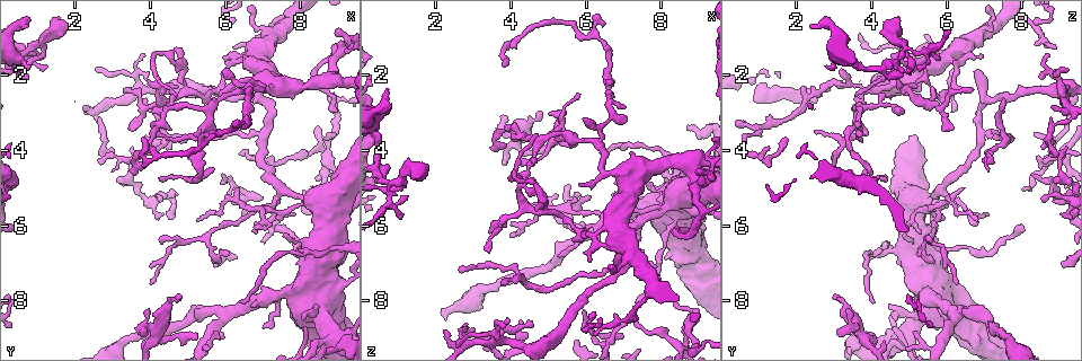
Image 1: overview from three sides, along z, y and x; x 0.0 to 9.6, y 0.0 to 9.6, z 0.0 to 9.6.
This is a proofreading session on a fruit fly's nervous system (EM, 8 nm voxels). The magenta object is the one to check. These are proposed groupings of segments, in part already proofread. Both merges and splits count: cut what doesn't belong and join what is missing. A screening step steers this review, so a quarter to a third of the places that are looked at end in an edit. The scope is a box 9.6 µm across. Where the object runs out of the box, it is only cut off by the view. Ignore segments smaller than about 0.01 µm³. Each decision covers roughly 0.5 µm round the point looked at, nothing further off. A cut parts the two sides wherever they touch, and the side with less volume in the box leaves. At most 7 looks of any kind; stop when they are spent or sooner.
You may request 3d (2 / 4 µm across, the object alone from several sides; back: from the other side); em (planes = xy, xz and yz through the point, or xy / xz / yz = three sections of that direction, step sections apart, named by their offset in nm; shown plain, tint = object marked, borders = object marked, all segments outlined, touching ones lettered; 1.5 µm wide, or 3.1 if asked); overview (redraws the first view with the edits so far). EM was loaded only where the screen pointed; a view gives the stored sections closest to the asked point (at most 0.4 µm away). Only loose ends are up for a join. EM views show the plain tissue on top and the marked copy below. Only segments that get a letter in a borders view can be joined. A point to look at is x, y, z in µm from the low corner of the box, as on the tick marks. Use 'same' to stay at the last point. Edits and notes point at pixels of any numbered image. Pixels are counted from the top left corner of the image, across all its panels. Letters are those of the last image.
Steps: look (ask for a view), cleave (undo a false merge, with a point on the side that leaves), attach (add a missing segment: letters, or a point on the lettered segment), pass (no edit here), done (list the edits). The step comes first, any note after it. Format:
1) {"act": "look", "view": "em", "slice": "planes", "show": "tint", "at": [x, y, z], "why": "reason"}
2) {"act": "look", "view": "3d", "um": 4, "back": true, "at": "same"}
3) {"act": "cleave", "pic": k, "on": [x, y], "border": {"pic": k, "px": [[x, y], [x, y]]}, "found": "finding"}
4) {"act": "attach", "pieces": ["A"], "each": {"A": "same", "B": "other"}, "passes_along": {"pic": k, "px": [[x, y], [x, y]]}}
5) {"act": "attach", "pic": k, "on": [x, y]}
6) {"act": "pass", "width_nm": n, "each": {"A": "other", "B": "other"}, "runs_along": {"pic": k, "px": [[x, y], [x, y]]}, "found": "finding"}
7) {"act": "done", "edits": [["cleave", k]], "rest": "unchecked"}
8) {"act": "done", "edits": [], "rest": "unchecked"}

{"act": "look", "view": "3d", "um": 2, "back": true, "at": [5.25, 8.95, 3.80], "why": "tapers out"}

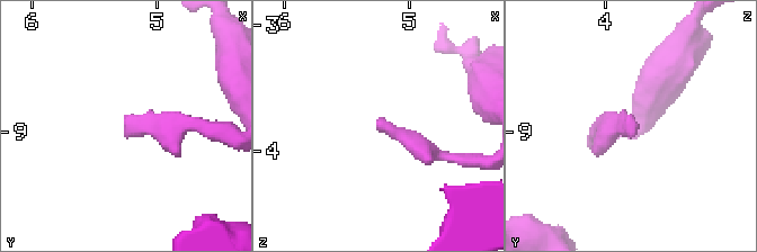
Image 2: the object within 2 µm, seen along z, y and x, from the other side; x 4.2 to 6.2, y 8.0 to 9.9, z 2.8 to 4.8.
{"act": "look", "view": "em", "slice": "xy", "step": 4, "show": "borders", "at": [5.26, 8.96, 3.76], "why": "now the EM"}

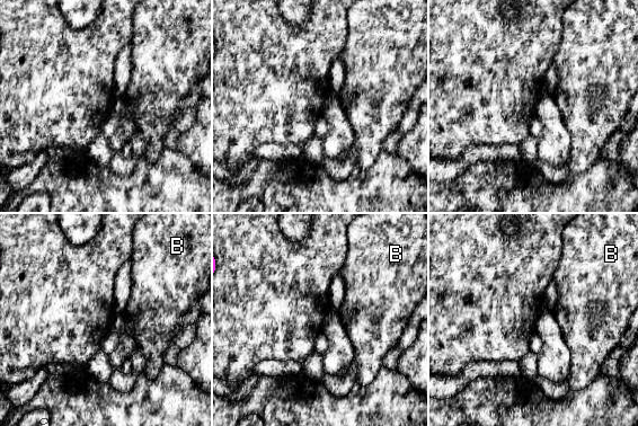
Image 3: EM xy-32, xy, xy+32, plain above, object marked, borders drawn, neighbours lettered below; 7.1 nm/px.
{"act": "look", "view": "em", "slice": "planes", "show": "borders", "at": "same", "why": "another direction"}

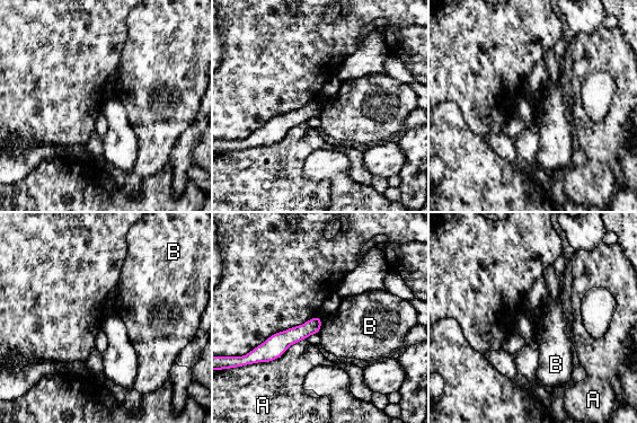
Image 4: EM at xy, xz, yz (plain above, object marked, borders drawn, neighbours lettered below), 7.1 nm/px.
{"act": "pass", "width_nm": 110, "each": {"A": "other", "B": "other"}, "border": {"pic": 4, "px": [[321, 317], [321, 327], [318, 333]]}, "found": "none of them fits"}

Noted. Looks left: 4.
{"act": "look", "view": "em", "slice": "xz", "step": 8, "show": "borders", "at": [7.35, 5.80, 6.00], "why": "branch stops here"}

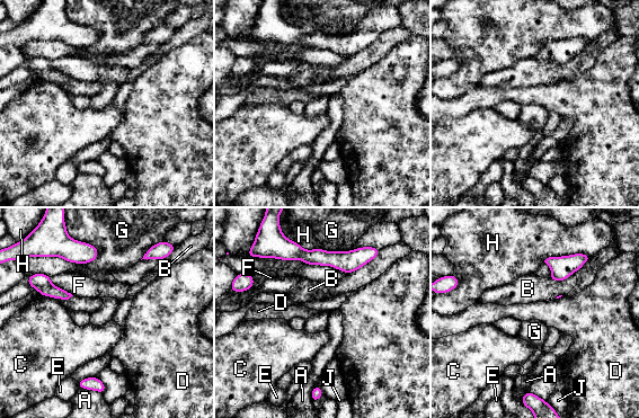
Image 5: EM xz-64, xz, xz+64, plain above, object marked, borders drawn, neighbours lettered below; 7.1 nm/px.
{"act": "look", "view": "em", "slice": "xy", "step": 8, "show": "borders", "at": "same", "why": "cut it another way"}

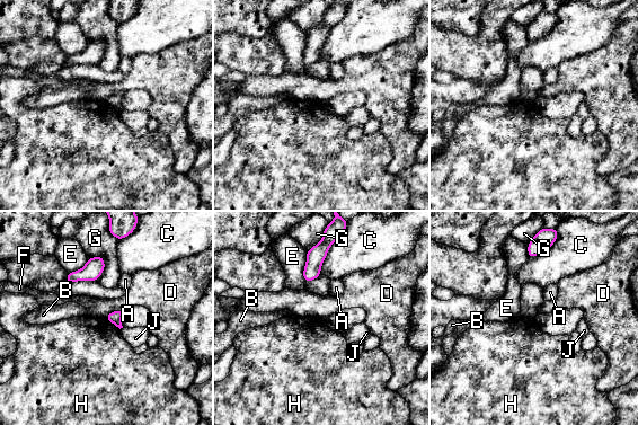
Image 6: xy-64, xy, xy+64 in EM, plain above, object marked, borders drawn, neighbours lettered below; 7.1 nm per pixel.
{"act": "pass", "width_nm": 90, "each": {"A": "other", "B": "other", "C": "other", "D": "other", "E": "other", "F": "other", "G": "other", "H": "other", "J": "other"}, "found": "none of them fits"}

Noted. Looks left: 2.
{"act": "look", "view": "3d", "um": 2, "at": [8.60, 4.20, 9.15], "why": "sharp bend"}

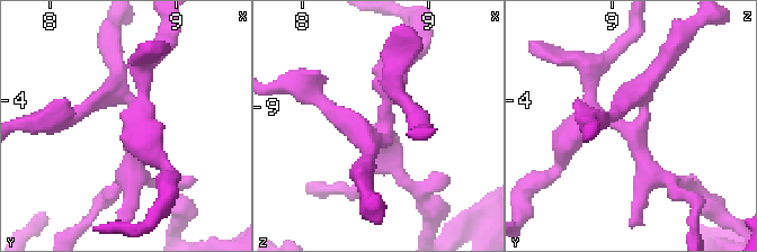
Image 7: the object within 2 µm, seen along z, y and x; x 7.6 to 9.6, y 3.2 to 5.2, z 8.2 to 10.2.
{"act": "look", "view": "em", "slice": "planes", "show": "borders", "at": [8.68, 4.20, 9.14]}

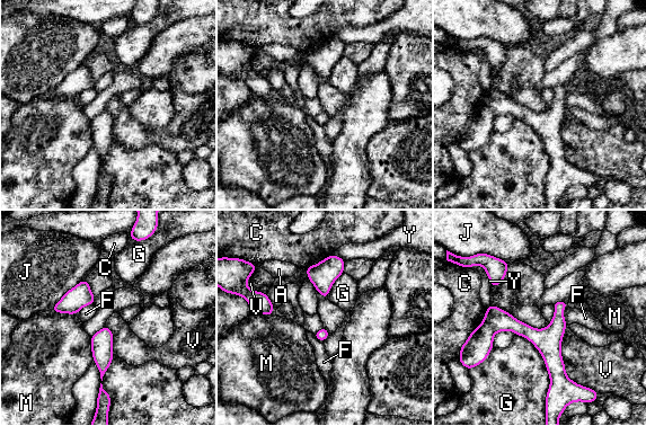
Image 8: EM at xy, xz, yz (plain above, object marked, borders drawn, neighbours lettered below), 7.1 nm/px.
{"act": "pass", "width_nm": 90, "longest_contact_nm": ["G", 600], "each": {"A": "other", "C": "other", "F": "other", "G": "other", "J": "other", "M": "other", "V": "other", "Y": "other"}, "found": "all the same neuron"}

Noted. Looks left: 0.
{"act": "done", "edits": [], "rest": "unchecked"}

